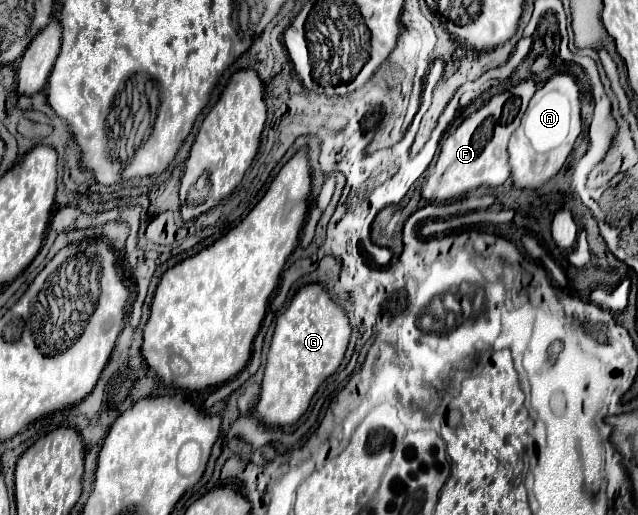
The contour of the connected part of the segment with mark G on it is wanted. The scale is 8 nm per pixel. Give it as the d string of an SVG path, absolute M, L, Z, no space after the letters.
M319 283L303 285L275 325L257 403L259 419L271 427L295 423L307 411L319 385L341 365L349 337L347 313L329 297L325 287Z

